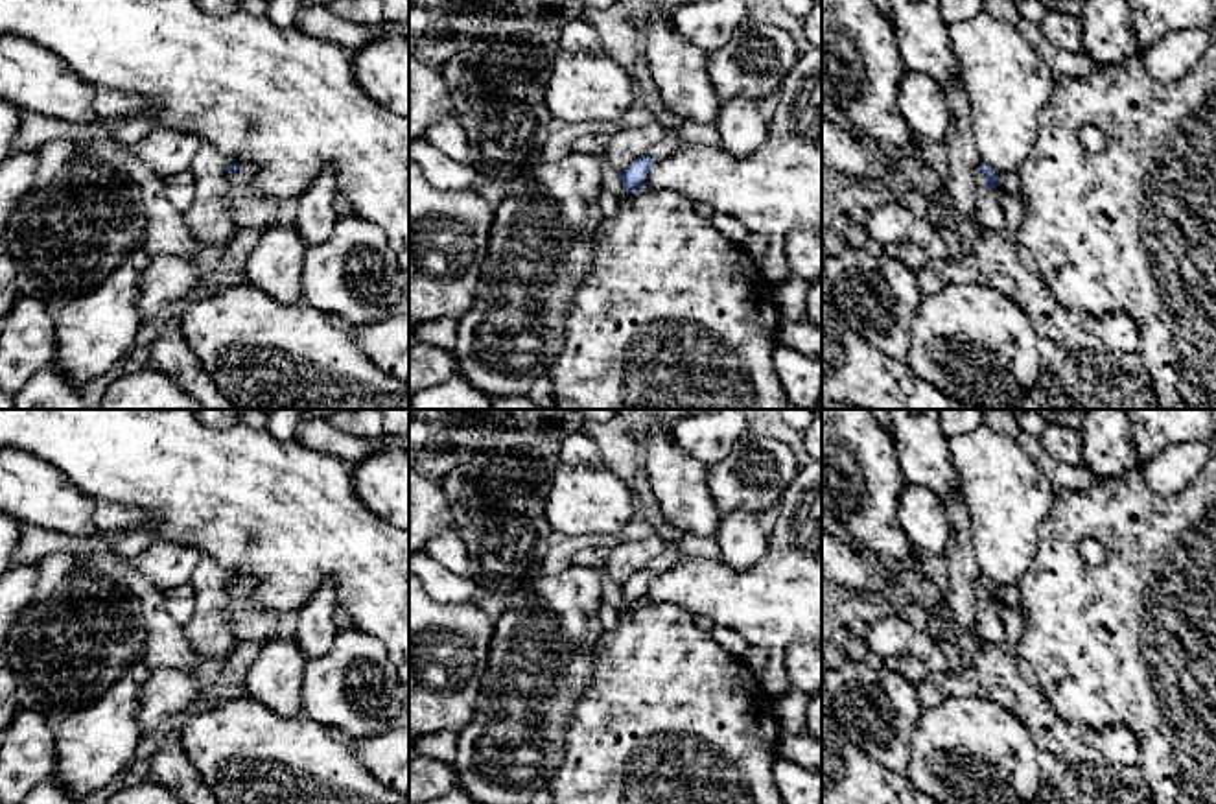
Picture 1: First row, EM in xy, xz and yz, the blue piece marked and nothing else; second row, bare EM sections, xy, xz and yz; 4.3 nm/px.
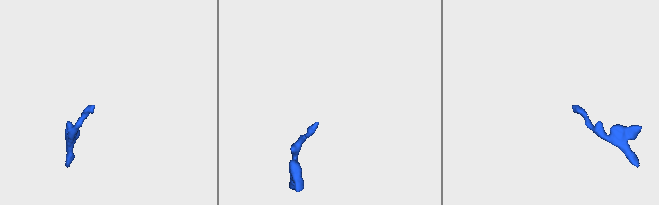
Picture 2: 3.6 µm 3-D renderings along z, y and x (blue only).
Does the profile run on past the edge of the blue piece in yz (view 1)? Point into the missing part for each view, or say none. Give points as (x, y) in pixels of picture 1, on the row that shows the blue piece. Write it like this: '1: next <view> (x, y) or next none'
1: next yz (981, 181)

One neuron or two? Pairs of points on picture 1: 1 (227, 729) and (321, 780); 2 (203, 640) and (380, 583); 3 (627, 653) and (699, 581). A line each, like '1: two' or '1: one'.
1: one
2: two
3: two

